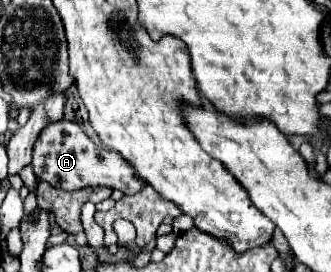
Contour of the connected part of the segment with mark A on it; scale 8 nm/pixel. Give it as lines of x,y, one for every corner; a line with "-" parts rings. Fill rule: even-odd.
67,120
53,122
45,126
45,130
41,130
37,142
33,144
31,168
39,180
45,180
53,188
69,192
87,186
109,186
125,194
135,194
143,188
143,182
135,178
133,166
129,166
129,162
125,162
121,154
105,148
103,144
95,144
77,124

